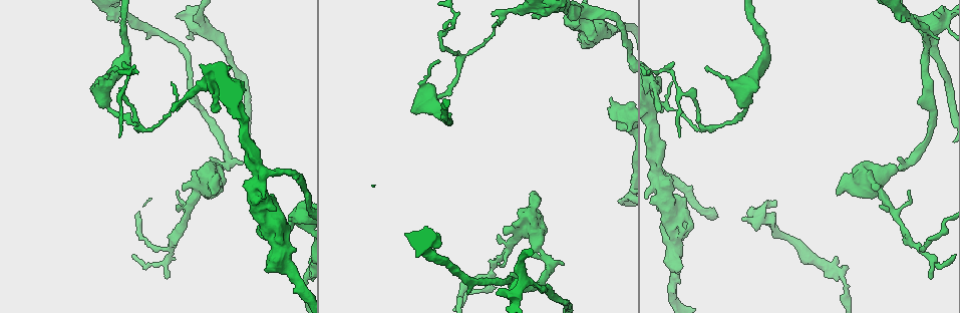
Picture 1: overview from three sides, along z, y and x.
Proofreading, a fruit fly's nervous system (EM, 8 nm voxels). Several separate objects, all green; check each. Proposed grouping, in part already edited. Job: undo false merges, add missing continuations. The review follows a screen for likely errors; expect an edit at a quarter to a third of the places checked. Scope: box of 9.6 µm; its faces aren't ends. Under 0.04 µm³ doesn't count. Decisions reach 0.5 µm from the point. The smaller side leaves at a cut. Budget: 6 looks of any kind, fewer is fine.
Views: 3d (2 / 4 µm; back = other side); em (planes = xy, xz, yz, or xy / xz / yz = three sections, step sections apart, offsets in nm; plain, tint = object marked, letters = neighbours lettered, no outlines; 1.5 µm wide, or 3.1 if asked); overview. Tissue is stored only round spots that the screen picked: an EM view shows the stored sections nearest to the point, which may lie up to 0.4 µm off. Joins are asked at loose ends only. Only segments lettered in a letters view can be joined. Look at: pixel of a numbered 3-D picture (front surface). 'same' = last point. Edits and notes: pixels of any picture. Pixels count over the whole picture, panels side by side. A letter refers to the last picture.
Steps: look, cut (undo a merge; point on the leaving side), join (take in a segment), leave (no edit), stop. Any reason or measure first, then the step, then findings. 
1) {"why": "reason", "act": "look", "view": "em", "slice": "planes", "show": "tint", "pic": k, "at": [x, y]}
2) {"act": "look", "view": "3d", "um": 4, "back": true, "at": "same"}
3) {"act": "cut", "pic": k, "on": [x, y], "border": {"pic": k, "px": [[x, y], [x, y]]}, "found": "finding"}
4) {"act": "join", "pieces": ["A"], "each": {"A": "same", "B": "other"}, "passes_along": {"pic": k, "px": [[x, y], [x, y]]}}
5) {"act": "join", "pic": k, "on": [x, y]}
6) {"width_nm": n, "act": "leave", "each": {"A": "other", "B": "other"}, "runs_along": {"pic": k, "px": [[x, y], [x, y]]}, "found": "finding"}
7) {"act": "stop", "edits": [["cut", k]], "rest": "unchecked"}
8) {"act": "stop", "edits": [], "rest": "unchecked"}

{"why": "sharp bend", "act": "look", "view": "3d", "um": 2, "pic": 1, "at": [655, 87]}

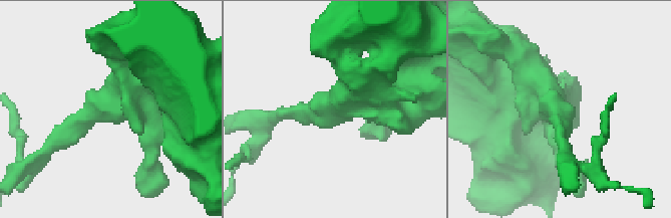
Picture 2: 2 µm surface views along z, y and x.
{"arms": 4, "why": "shape alone is not enough", "act": "look", "view": "em", "slice": "planes", "show": "letters", "pic": 2, "at": [556, 106]}

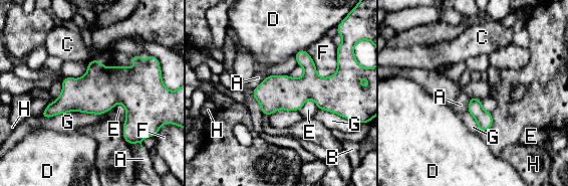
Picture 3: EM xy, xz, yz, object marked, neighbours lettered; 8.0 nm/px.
{"longest_contact_nm": ["F", 320], "act": "leave", "each": {"A": "other", "B": "other", "C": "other", "D": "other", "E": "other", "F": "other", "G": "other", "H": "other"}, "runs_along": {"pic": 3, "px": [[157, 90], [76, 95], [45, 115]]}, "found": "continuous, no second cell"}

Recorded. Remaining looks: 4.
{"why": "branch stops here", "act": "look", "view": "3d", "um": 2, "pic": 1, "at": [878, 190]}

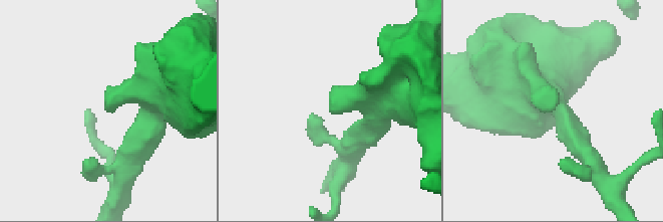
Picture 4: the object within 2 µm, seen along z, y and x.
{"act": "look", "view": "em", "slice": "planes", "show": "letters", "pic": 4, "at": [551, 111]}

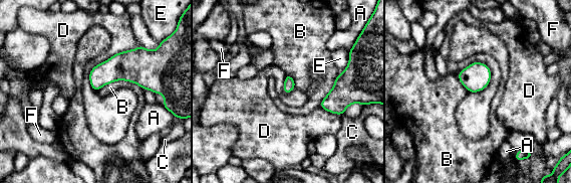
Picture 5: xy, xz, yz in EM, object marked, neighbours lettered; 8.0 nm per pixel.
{"act": "leave", "each": {"A": "other", "B": "other", "C": "other", "D": "other", "E": "other", "F": "other"}, "border": {"pic": 5, "px": [[138, 44], [97, 63], [90, 86]]}, "found": "none of them fits"}

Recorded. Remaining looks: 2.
{"why": "three-way junction", "act": "look", "view": "em", "slice": "planes", "show": "plain", "pic": 1, "at": [501, 289]}

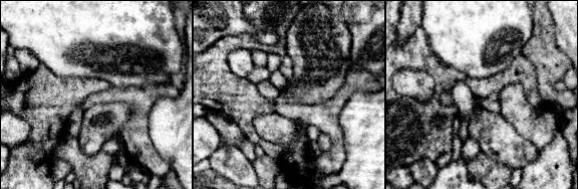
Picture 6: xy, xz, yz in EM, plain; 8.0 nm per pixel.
{"act": "look", "view": "em", "slice": "planes", "show": "letters", "at": "same"}

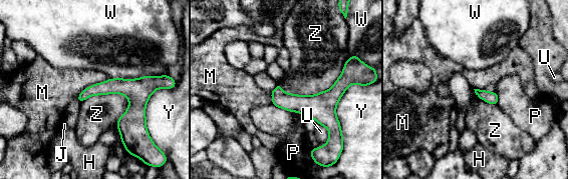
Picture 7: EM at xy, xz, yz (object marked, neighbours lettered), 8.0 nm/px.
{"act": "leave", "each": {"H": "other", "J": "other", "M": "other", "P": "other", "U": "other", "W": "other", "Y": "other", "Z": "other"}, "runs_along": {"pic": 7, "px": [[346, 83], [325, 102], [274, 102]]}, "found": "no lettered segment goes on from it"}

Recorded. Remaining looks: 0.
{"act": "stop", "edits": [], "rest": "unchecked"}

